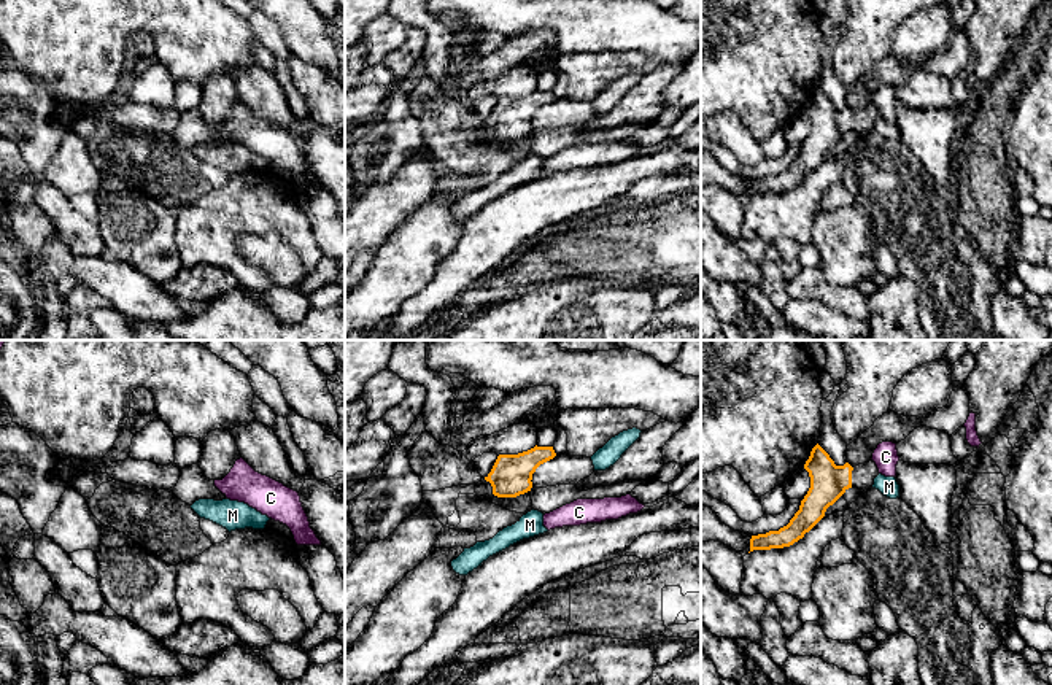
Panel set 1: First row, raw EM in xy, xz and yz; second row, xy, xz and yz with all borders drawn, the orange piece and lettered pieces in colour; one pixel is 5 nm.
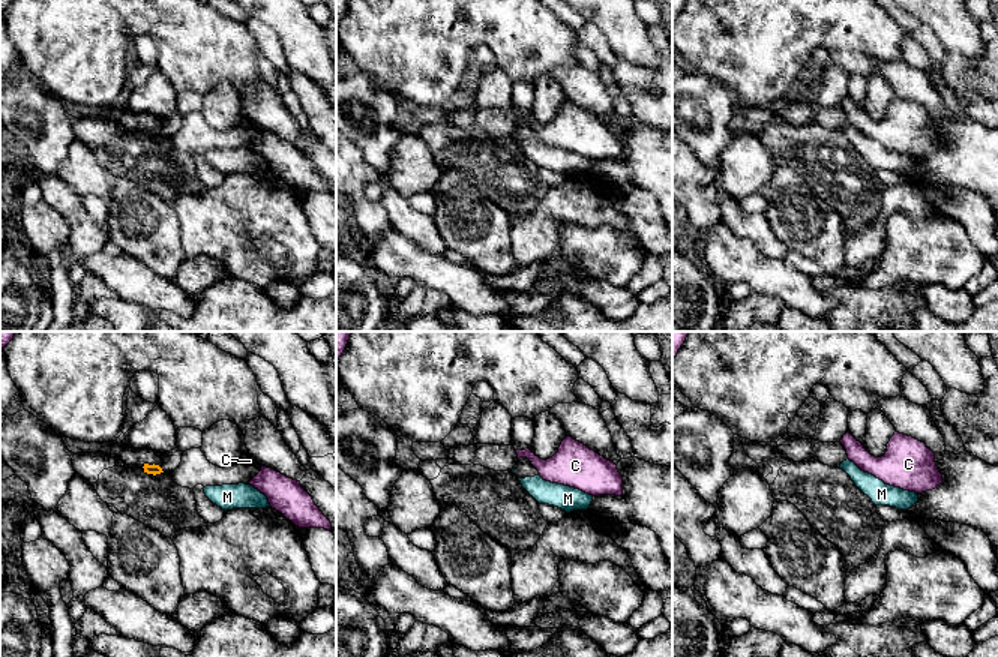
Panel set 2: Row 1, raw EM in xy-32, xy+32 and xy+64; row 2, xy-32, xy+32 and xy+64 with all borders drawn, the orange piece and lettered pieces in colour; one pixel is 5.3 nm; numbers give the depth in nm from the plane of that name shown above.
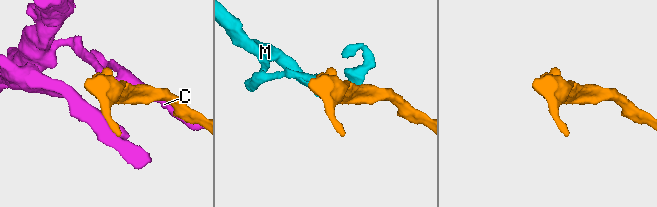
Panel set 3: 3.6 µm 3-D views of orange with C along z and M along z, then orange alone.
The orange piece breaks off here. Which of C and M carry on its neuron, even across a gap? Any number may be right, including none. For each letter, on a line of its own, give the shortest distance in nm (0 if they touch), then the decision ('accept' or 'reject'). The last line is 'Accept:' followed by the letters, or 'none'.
C: 110 nm | reject
M: 90 nm | reject
Accept: none

